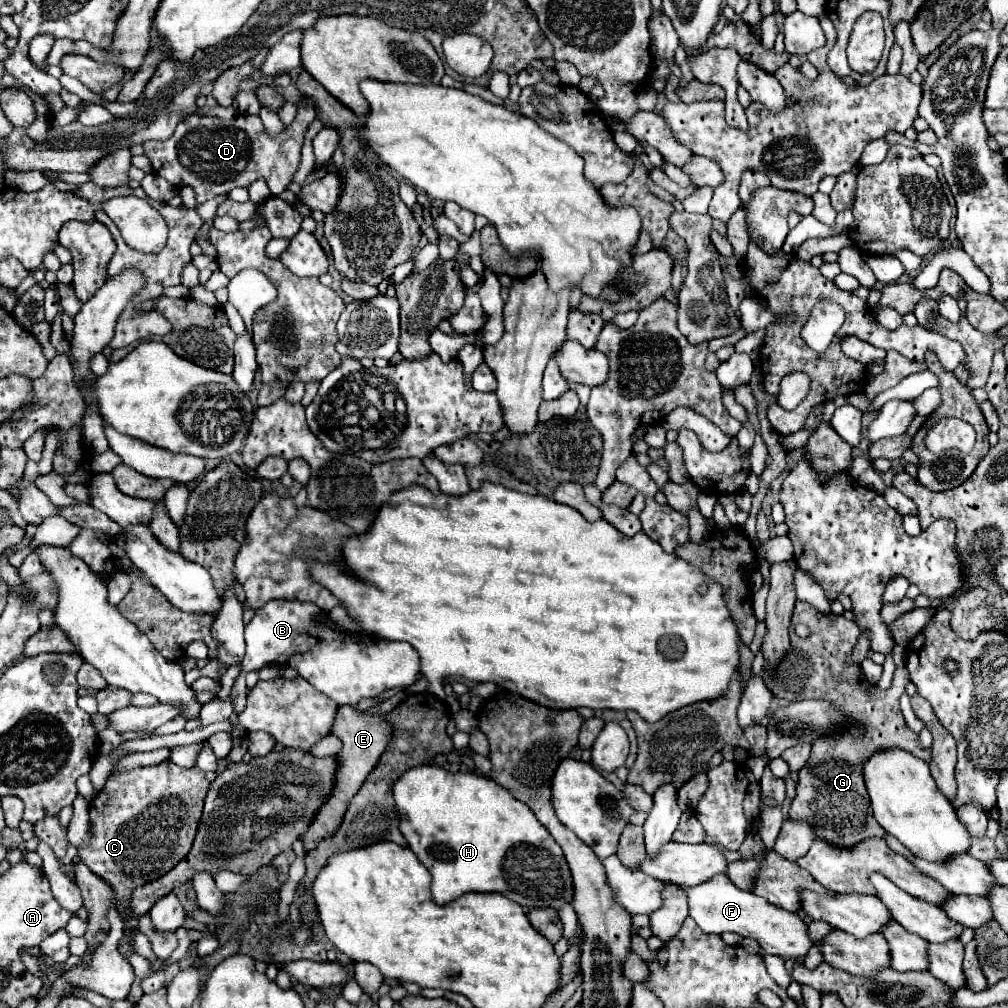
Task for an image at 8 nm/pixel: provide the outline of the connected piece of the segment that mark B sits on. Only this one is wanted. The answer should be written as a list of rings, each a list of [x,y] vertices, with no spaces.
[[[270,600],[256,610],[252,622],[246,626],[246,656],[242,660],[244,672],[260,670],[268,664],[282,664],[296,668],[316,690],[330,696],[338,706],[356,704],[362,698],[374,698],[384,690],[408,688],[420,676],[420,658],[408,642],[390,642],[368,636],[368,650],[356,634],[344,634],[316,622],[322,610],[308,602]]]

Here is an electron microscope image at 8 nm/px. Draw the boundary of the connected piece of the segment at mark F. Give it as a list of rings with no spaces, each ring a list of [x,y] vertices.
[[[724,874],[714,876],[712,880],[698,884],[698,886],[682,886],[688,904],[690,904],[690,916],[694,922],[706,932],[706,934],[722,934],[722,932],[734,932],[744,938],[756,940],[766,954],[780,956],[784,960],[804,960],[808,950],[814,946],[820,946],[820,942],[812,942],[808,938],[808,924],[792,912],[780,910],[778,906],[772,906],[766,898],[760,898],[752,892],[744,892],[736,888],[730,878]]]

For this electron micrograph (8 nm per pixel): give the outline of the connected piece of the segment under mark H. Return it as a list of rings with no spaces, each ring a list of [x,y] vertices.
[[[418,766],[394,784],[394,800],[400,814],[400,832],[430,872],[432,896],[438,904],[454,902],[468,892],[500,892],[524,908],[560,910],[572,902],[572,874],[562,848],[532,810],[496,782],[472,772],[452,774],[436,766]]]

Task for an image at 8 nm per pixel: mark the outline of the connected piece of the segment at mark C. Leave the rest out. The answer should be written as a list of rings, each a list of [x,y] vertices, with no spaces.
[[[166,760],[156,766],[114,772],[106,790],[92,800],[92,838],[84,848],[78,848],[78,860],[112,886],[120,918],[130,914],[128,902],[136,886],[168,874],[190,852],[208,786],[202,770],[182,768]]]

